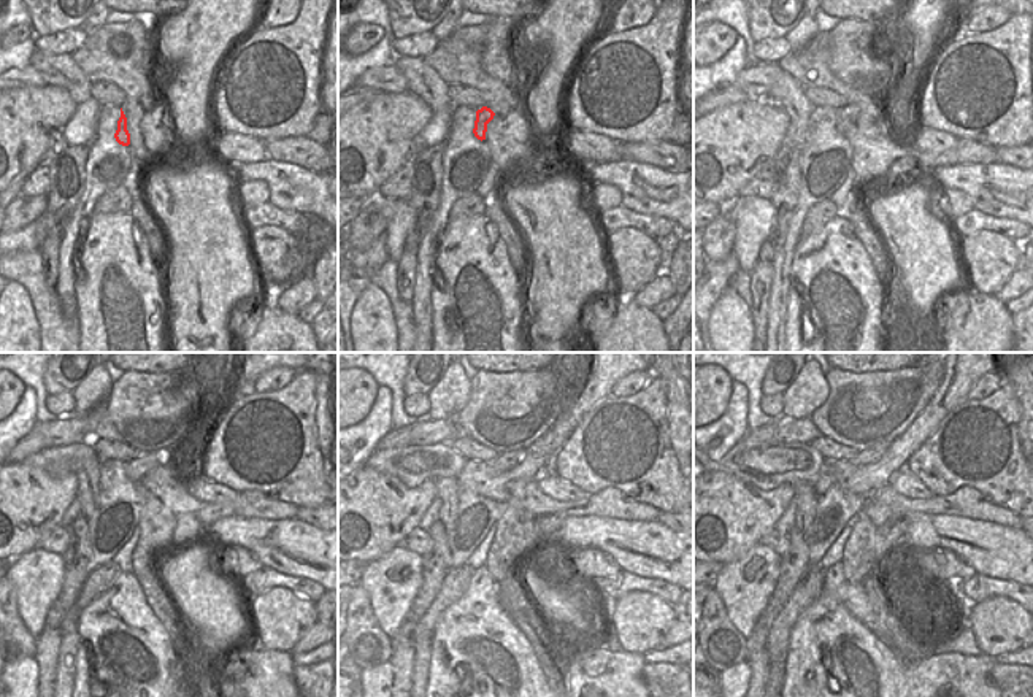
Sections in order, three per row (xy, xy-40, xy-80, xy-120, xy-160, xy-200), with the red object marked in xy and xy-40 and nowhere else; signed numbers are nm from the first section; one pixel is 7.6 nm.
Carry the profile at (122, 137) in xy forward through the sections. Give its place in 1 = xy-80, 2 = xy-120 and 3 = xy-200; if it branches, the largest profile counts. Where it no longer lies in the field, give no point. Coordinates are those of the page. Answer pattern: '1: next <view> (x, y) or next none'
1: next xy-80 (844, 116)
2: next xy-120 (137, 469)
3: next xy-200 (867, 456)

